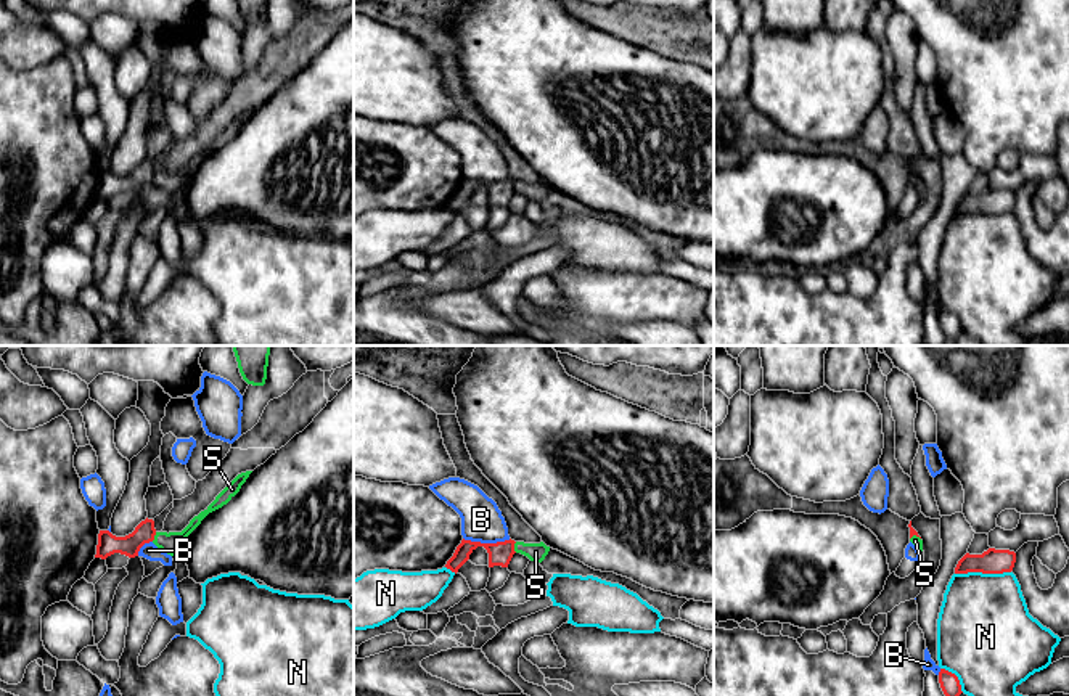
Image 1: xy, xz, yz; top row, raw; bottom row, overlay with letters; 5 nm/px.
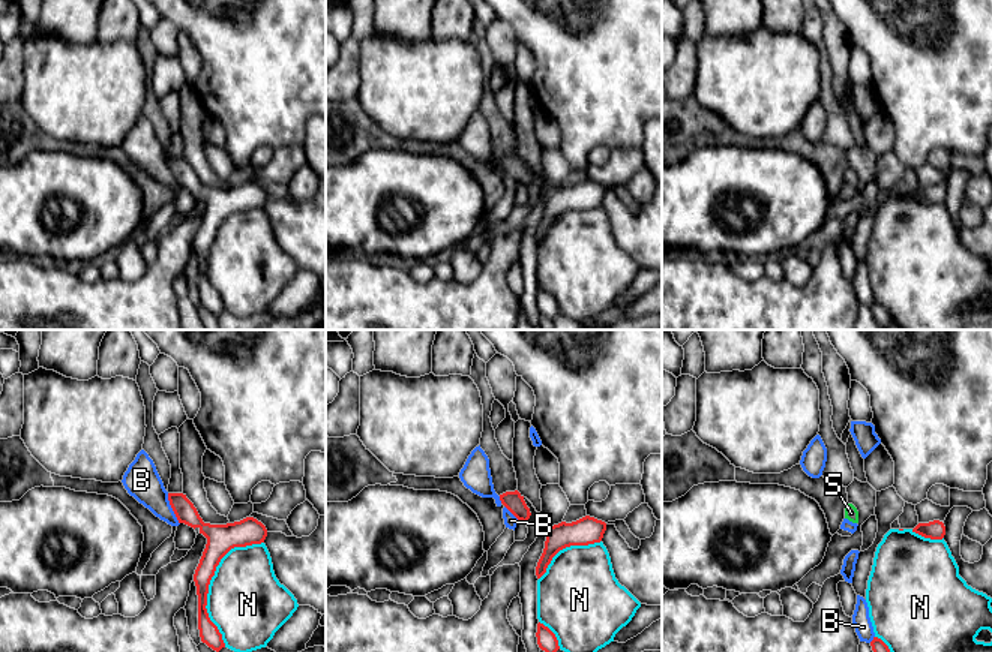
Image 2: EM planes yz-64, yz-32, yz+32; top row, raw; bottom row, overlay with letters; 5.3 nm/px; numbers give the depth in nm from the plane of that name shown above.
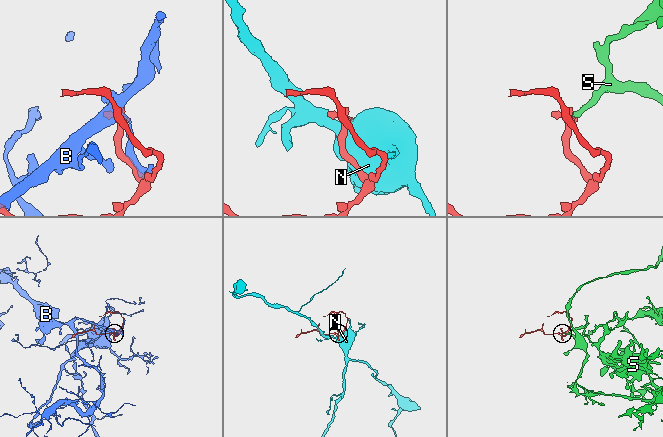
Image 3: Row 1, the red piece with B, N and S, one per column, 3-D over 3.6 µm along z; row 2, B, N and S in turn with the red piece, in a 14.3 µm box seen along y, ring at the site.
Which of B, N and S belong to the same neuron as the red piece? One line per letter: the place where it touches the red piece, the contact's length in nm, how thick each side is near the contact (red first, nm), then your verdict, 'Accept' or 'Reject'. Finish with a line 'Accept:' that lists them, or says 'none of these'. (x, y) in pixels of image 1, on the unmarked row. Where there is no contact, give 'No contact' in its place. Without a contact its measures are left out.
B: Touches red at xz (487, 184). Shared border 240 nm. Thickness 120 nm (red) against 200 nm. Reject
N: Touches red at yz (982, 212). Shared border 280 nm. Thickness 130 nm (red) against 460 nm. Reject
S: Touches red at xz (513, 187). Shared border 60 nm. Thickness 120 nm (red) against 100 nm. Reject
Accept: none of these

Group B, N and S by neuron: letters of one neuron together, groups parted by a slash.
B / N / S

